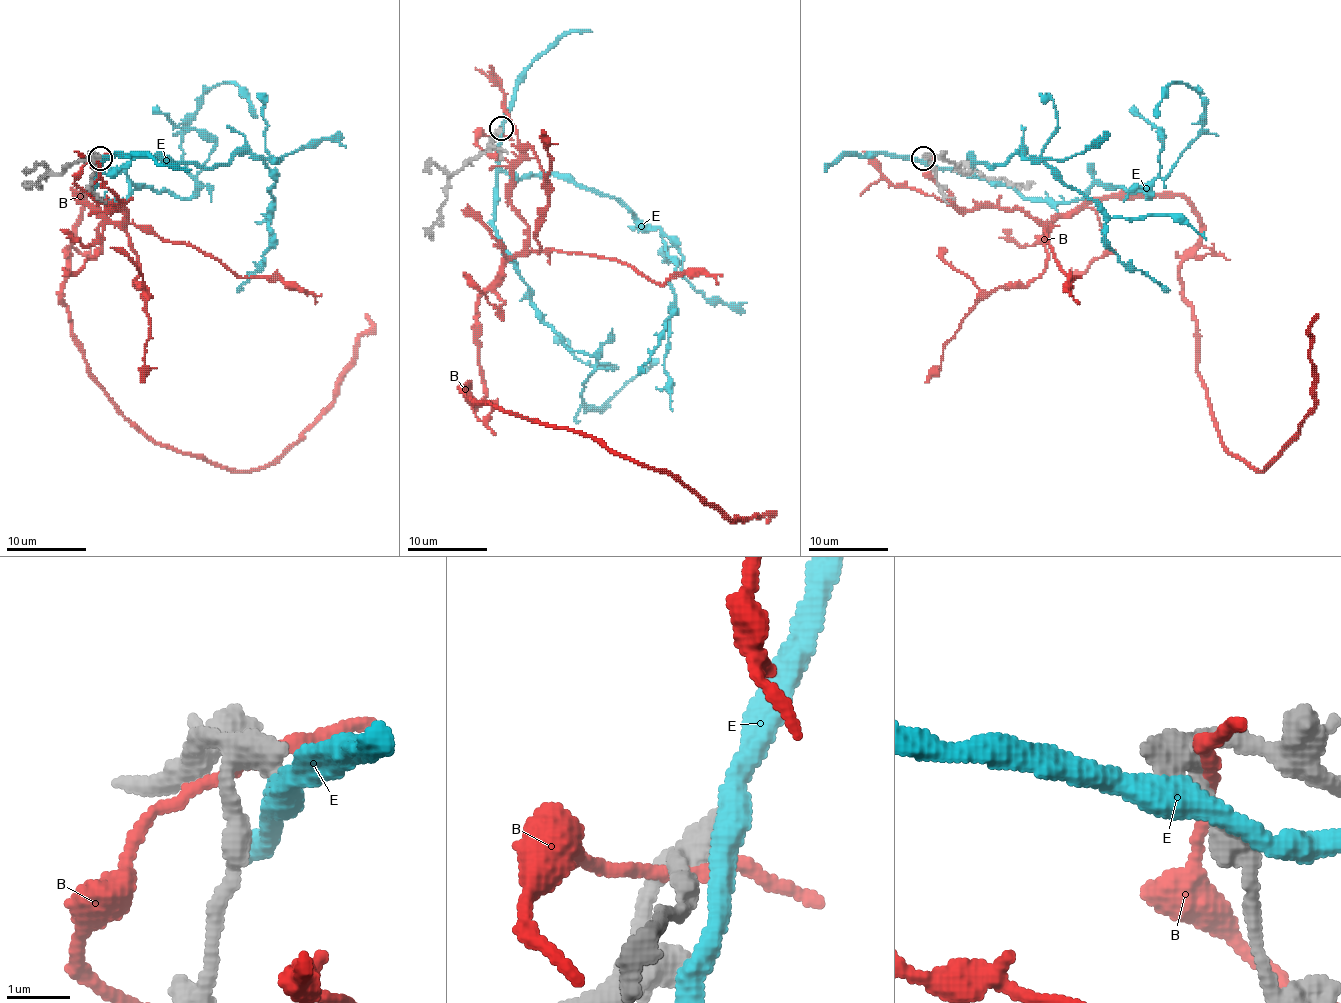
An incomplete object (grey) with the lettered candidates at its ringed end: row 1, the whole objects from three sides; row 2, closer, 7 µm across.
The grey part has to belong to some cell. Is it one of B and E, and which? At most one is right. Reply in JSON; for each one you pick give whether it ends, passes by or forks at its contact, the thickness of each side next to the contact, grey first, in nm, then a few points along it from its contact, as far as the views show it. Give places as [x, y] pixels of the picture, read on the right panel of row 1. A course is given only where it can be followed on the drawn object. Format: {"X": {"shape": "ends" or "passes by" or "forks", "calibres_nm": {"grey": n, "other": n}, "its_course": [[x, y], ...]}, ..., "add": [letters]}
{"add": []}

